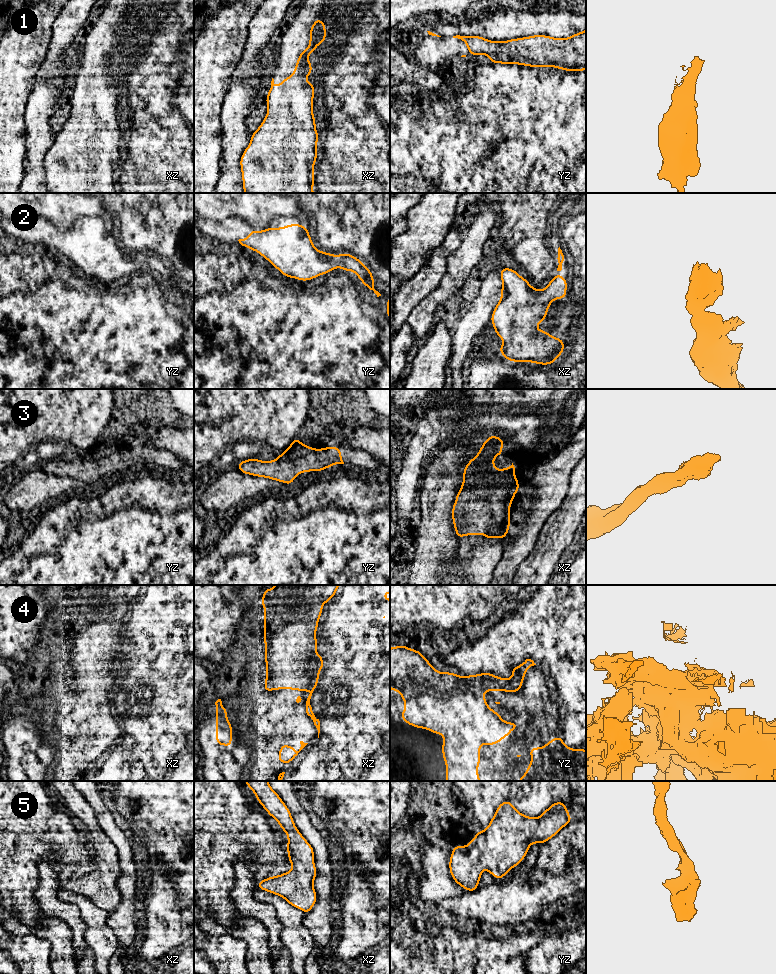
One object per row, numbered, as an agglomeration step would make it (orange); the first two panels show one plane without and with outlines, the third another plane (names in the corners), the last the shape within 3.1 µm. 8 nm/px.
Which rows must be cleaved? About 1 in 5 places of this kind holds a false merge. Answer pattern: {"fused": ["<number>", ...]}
{"fused": ["4"]}

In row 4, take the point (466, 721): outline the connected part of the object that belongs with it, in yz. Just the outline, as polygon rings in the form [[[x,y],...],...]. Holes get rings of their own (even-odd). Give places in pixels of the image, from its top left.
[[[526,659],[521,665],[511,667],[513,674],[510,679],[497,677],[488,672],[461,676],[459,691],[439,691],[417,679],[392,684],[390,689],[398,691],[404,700],[405,710],[400,713],[400,717],[405,723],[444,736],[442,755],[446,764],[446,781],[480,781],[477,769],[480,765],[481,744],[495,745],[504,737],[508,737],[513,729],[519,728],[517,723],[504,722],[502,717],[488,706],[484,693],[521,691],[526,671],[534,665],[536,664],[533,660]]]

